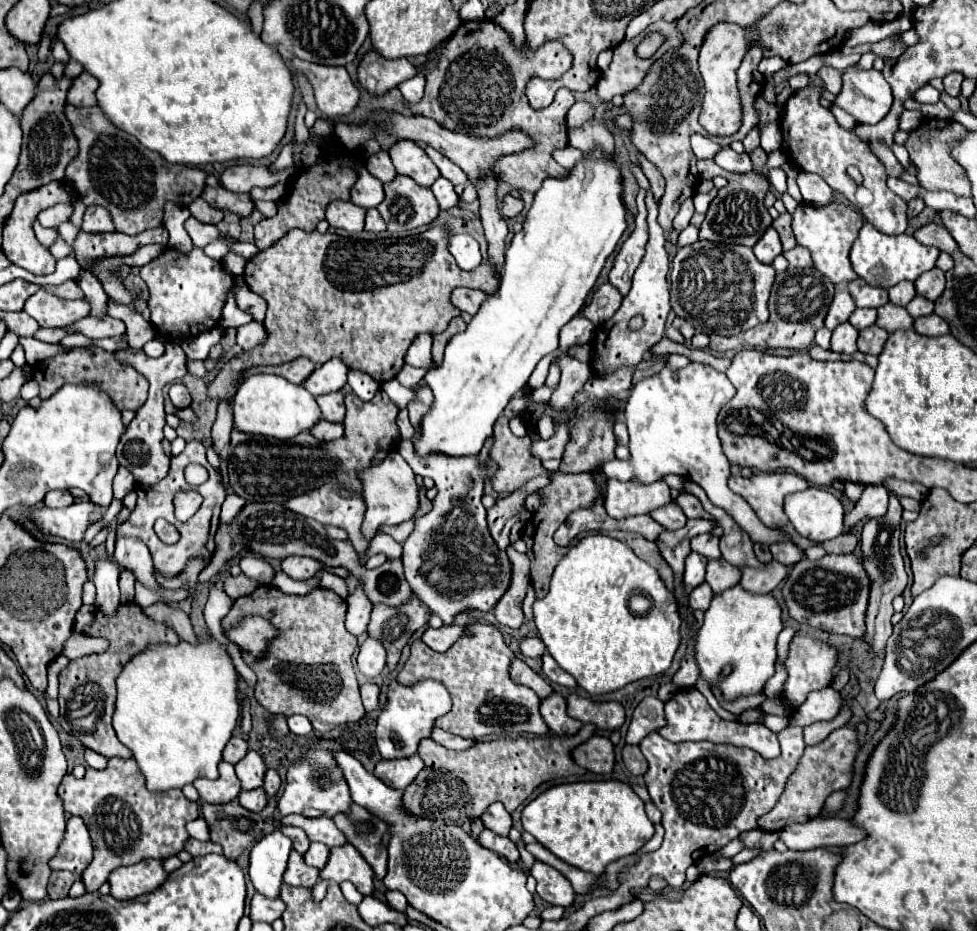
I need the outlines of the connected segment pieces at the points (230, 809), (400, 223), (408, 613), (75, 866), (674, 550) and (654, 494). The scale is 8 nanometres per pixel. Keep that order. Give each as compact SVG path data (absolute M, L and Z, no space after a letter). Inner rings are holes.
M236 800L228 802L228 804L218 804L218 806L204 802L202 804L202 818L206 820L206 824L210 828L210 840L218 842L224 848L224 856L230 858L230 860L238 860L238 856L246 848L256 844L258 836L264 834L264 826L266 826L266 822L260 814L254 814L254 812L242 808Z
M398 174L390 184L384 184L384 194L378 212L390 232L404 232L430 224L440 212L432 190L418 186L408 176Z
M416 596L400 608L374 604L368 634L380 640L386 648L388 670L396 668L400 660L400 650L406 646L408 638L428 622L428 612L428 606L424 606Z
M70 816L66 824L66 838L58 848L58 854L50 860L52 870L70 870L76 878L92 860L92 838L86 824L78 816Z
M688 520L684 528L680 530L664 530L660 536L658 536L658 548L664 556L664 560L672 566L674 574L676 574L676 600L680 602L684 598L684 592L682 592L682 572L684 572L684 562L686 562L686 556L692 552L690 550L690 540L698 534L704 534L704 532L712 532L712 528L716 526L714 520Z
M608 480L604 508L612 518L650 514L654 508L670 504L670 488L662 480L654 484L634 484Z

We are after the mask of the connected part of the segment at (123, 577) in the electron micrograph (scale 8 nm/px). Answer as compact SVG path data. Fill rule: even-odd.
M124 570L124 572L120 574L120 590L122 590L122 602L128 602L128 594L132 596L132 584L134 584L134 576L132 576L128 570Z

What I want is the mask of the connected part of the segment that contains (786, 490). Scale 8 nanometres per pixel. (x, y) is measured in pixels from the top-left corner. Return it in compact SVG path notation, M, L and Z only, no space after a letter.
M762 472L752 478L730 476L728 488L752 506L762 524L768 528L782 528L788 524L784 514L784 498L808 488L808 482L792 472Z

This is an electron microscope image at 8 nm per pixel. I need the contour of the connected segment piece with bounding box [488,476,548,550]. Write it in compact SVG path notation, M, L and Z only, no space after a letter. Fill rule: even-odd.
M538 476L536 480L530 480L526 488L514 492L510 496L498 498L496 506L492 506L488 510L488 528L490 528L490 534L492 534L492 538L494 538L494 542L496 542L496 546L500 550L506 550L506 546L510 544L508 534L510 534L510 528L514 524L514 516L524 506L526 496L532 494L534 490L546 486L546 484L548 484L548 478L546 476Z

